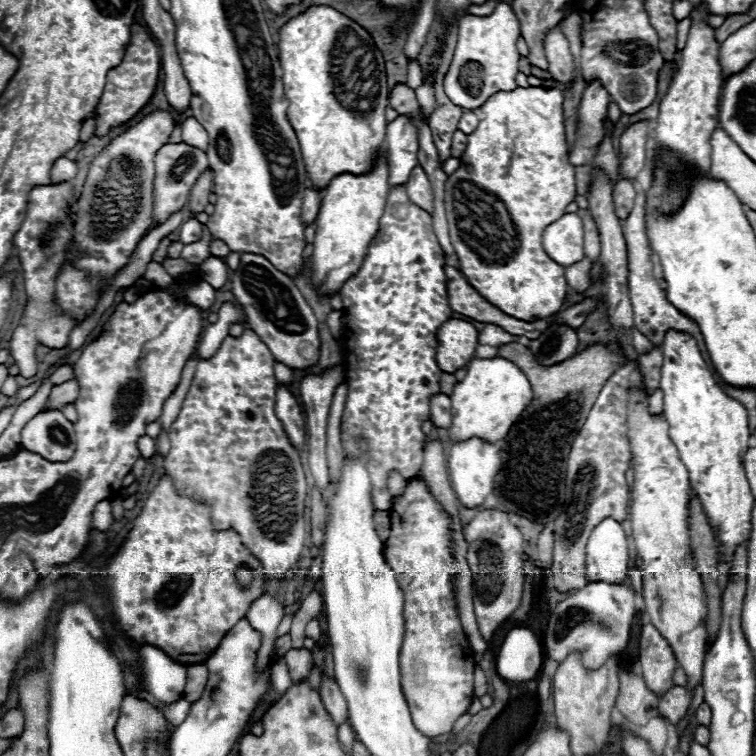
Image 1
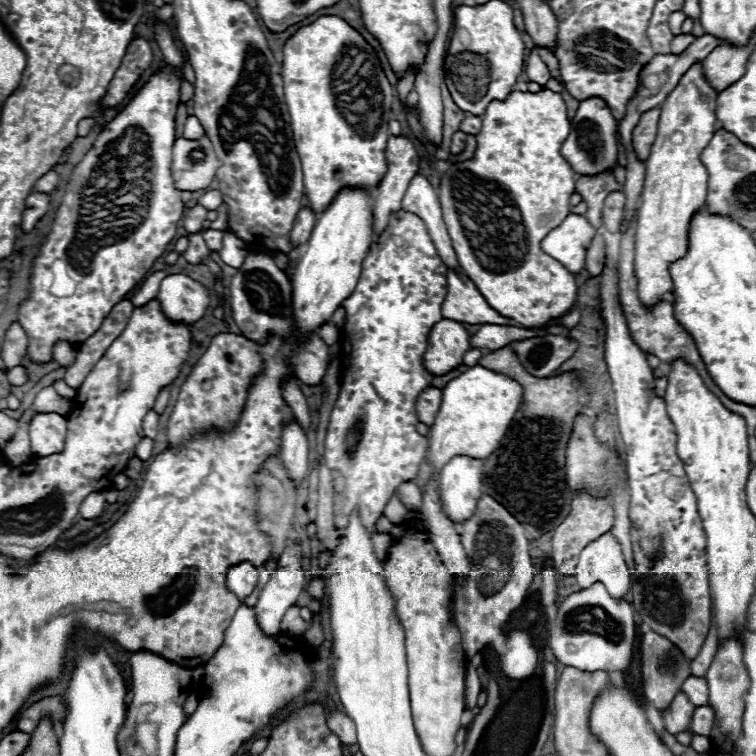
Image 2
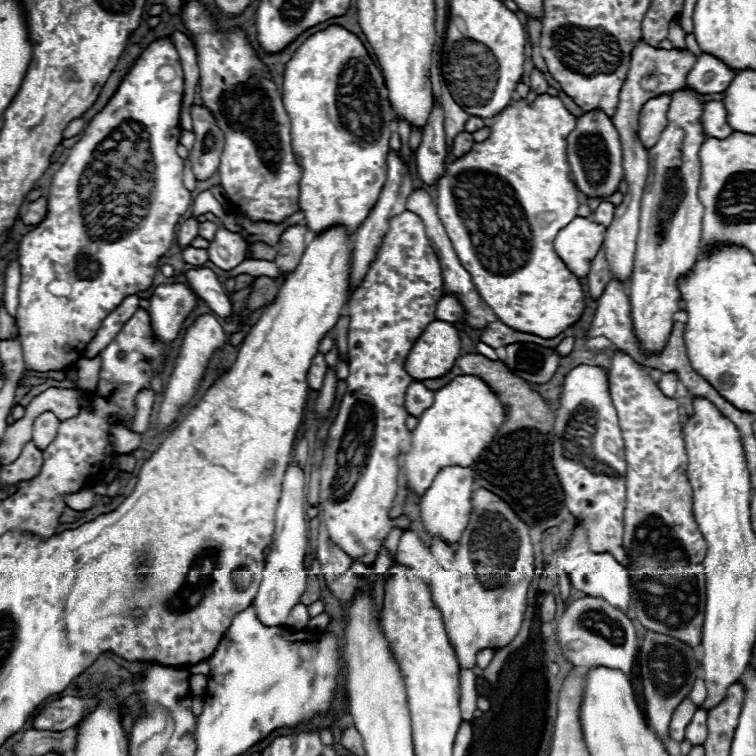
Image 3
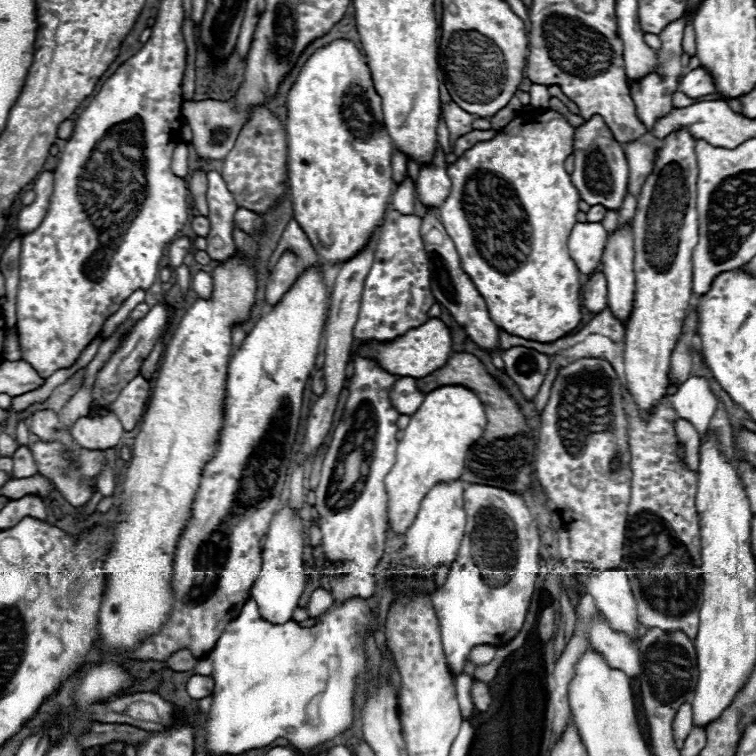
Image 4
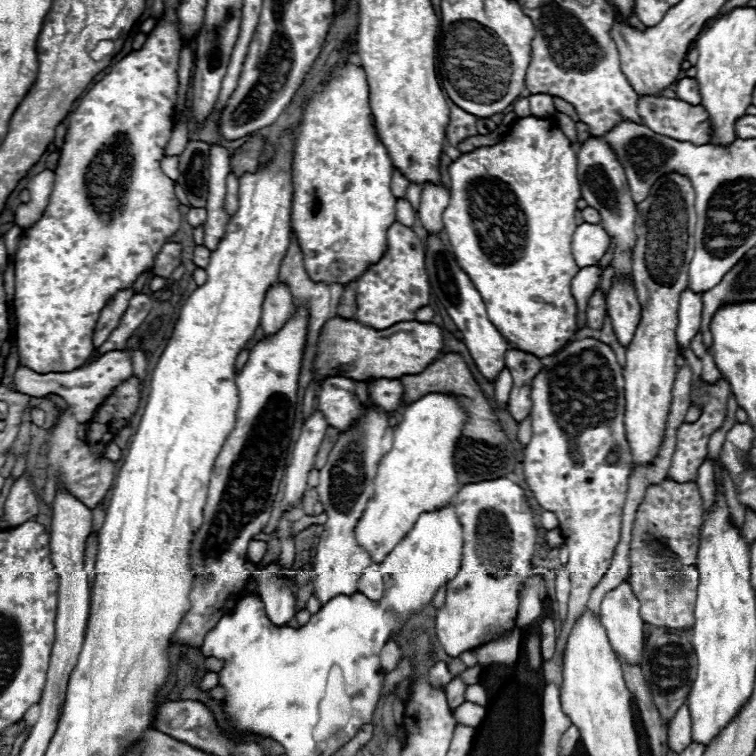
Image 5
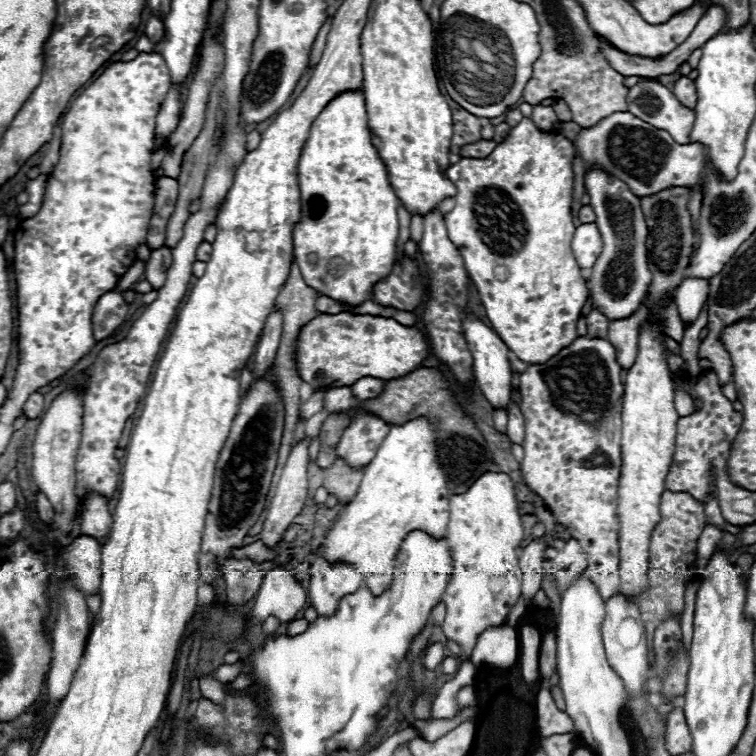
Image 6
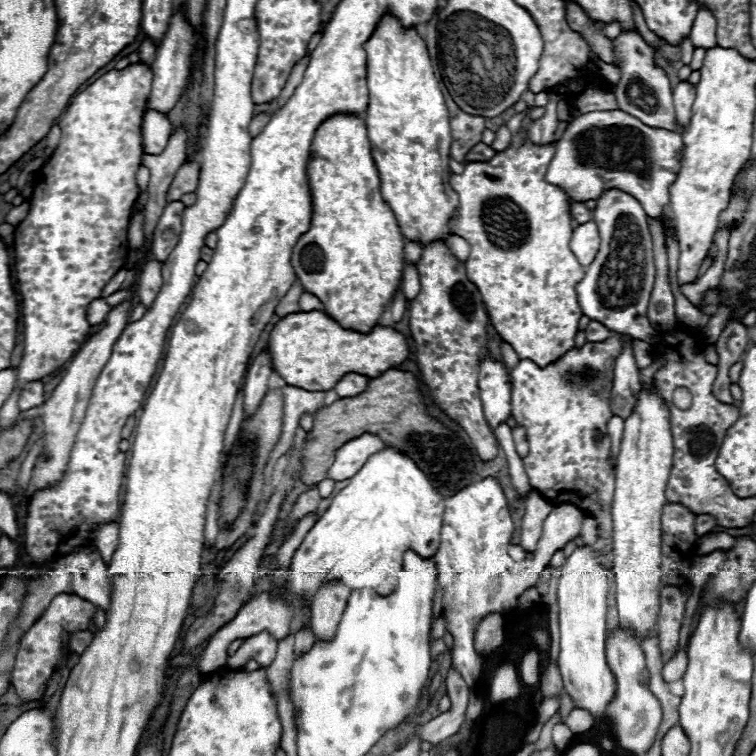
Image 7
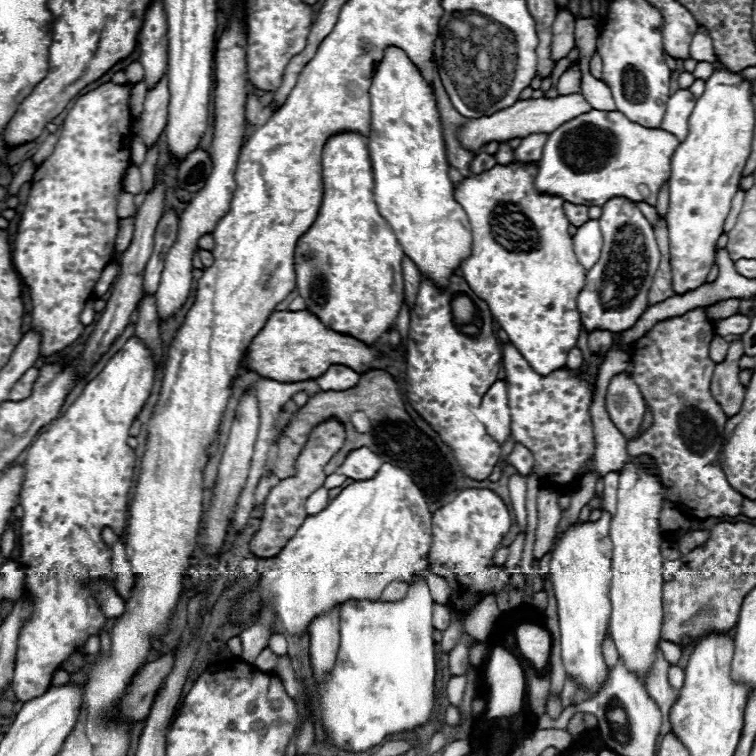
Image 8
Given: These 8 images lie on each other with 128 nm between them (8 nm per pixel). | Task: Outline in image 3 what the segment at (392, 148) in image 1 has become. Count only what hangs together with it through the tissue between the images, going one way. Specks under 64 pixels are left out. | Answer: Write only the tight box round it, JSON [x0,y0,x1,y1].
[350,152,412,294]

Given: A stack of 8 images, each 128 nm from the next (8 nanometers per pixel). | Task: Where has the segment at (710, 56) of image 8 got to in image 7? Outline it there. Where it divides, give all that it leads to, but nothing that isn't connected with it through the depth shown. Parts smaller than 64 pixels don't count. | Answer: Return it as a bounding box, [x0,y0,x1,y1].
[690,8,716,50]

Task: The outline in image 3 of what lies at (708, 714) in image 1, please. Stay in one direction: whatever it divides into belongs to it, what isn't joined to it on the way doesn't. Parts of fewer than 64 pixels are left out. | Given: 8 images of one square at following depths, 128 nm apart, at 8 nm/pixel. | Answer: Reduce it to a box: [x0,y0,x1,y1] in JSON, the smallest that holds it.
[686,710,708,746]

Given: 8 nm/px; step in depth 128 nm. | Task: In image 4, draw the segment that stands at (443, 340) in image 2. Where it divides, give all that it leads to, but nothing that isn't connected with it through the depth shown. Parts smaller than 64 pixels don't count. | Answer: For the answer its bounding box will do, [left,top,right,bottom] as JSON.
[360,318,452,378]

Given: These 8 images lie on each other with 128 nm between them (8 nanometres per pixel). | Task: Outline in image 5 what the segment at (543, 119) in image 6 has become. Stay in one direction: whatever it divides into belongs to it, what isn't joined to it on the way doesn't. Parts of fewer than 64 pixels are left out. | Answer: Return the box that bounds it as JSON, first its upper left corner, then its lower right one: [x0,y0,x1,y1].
[530,94,556,118]

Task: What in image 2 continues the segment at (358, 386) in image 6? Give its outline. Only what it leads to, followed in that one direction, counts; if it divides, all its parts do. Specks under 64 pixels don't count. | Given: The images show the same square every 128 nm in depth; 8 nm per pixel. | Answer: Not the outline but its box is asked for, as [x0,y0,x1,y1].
[416,388,442,424]

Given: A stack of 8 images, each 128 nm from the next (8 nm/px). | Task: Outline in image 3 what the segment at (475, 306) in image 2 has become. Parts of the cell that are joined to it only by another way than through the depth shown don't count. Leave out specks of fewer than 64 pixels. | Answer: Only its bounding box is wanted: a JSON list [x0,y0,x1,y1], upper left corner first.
[436,296,462,322]

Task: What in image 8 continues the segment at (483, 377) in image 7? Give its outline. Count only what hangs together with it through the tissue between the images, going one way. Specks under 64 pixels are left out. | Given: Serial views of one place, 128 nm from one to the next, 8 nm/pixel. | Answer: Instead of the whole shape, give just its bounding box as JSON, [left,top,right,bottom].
[476,380,510,446]

